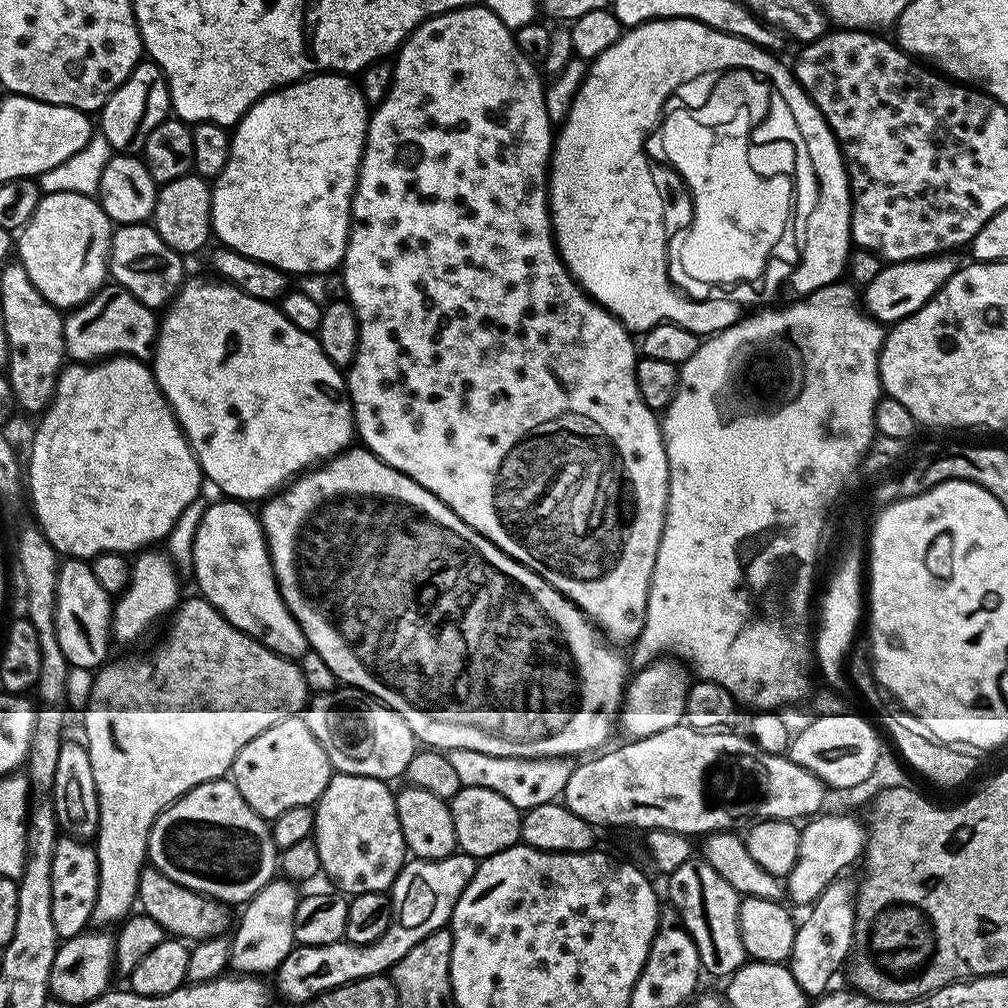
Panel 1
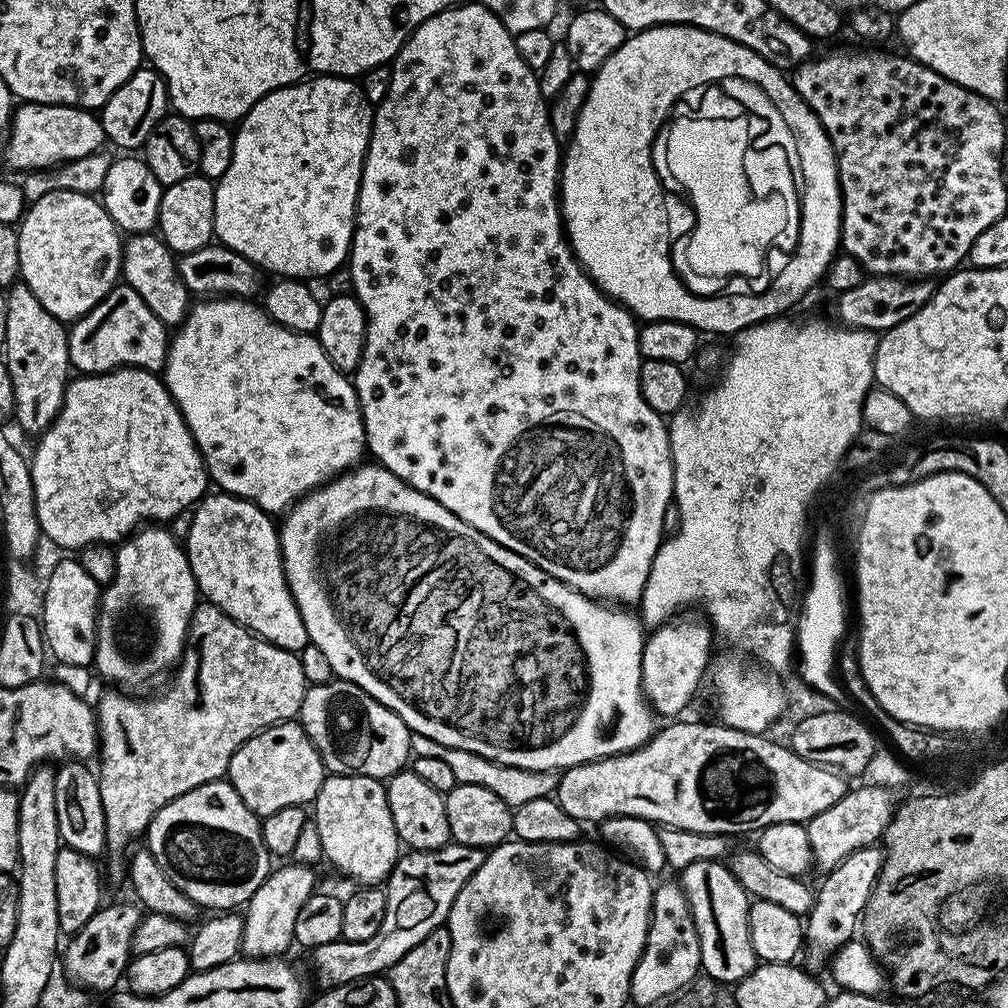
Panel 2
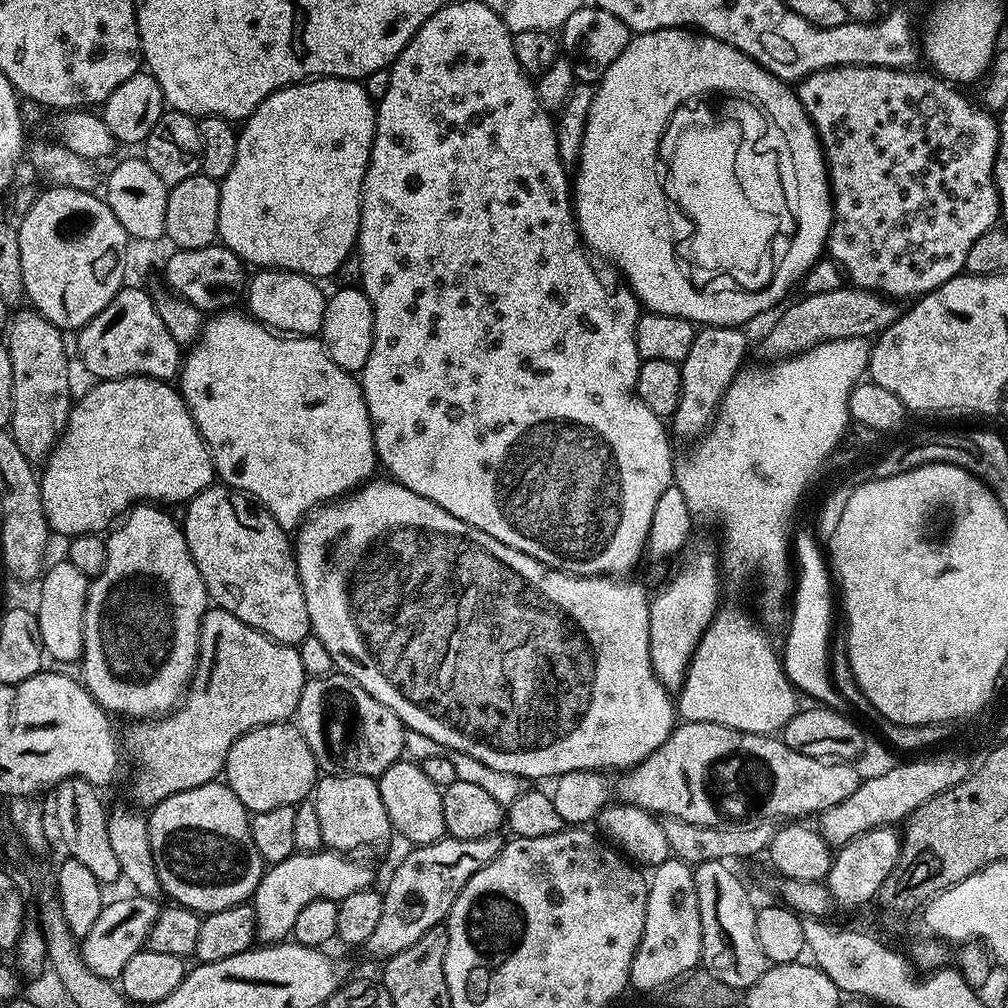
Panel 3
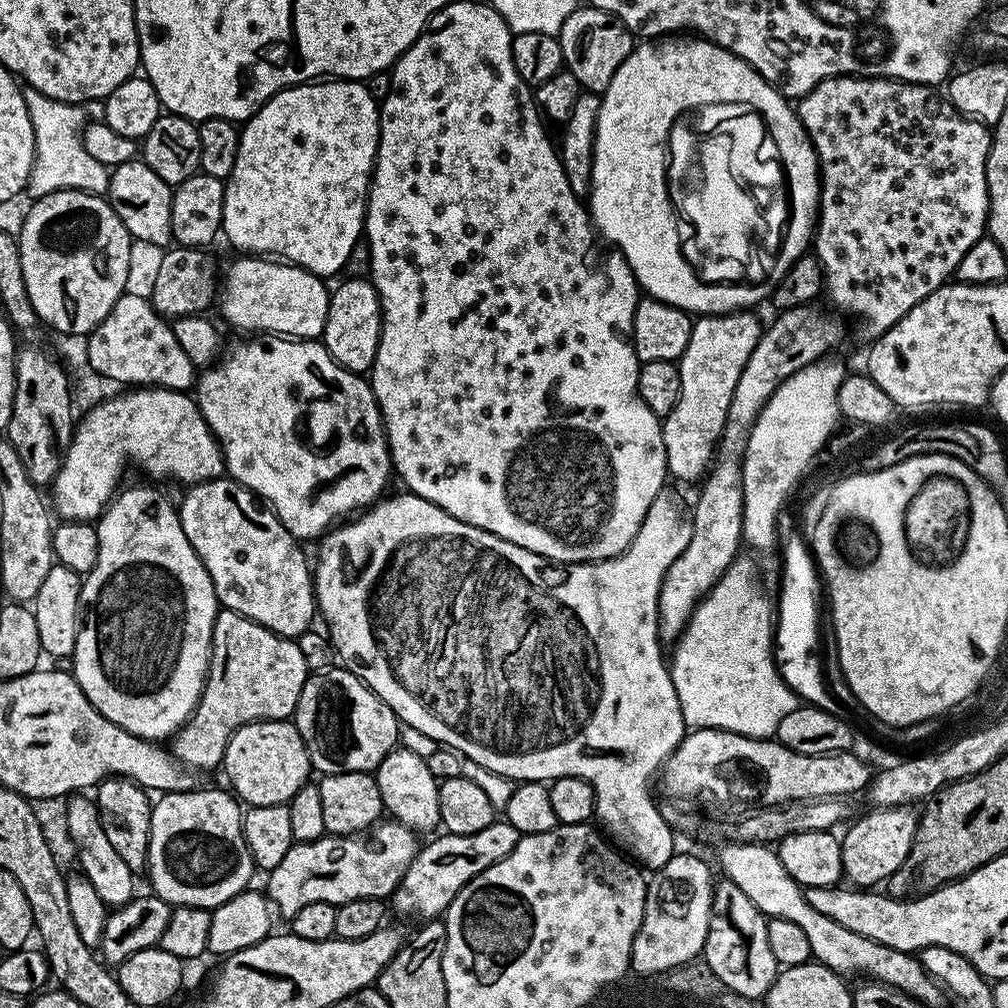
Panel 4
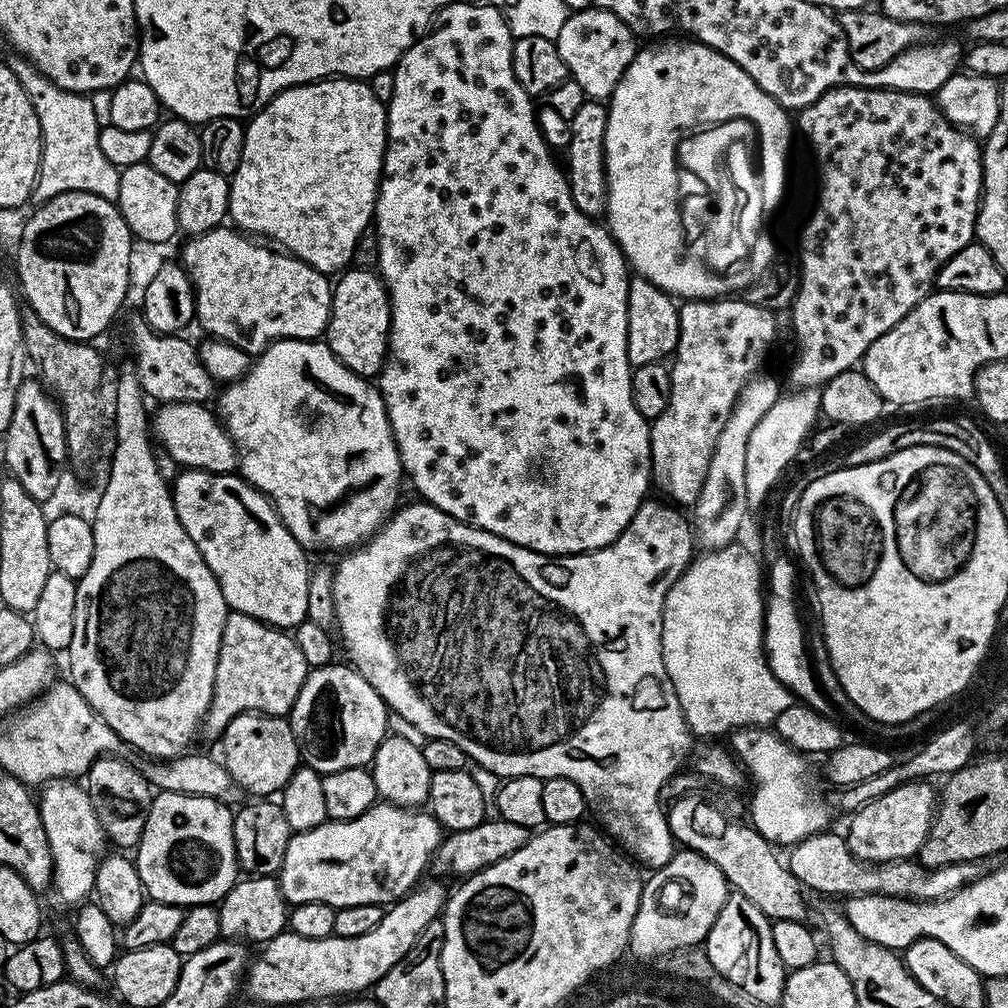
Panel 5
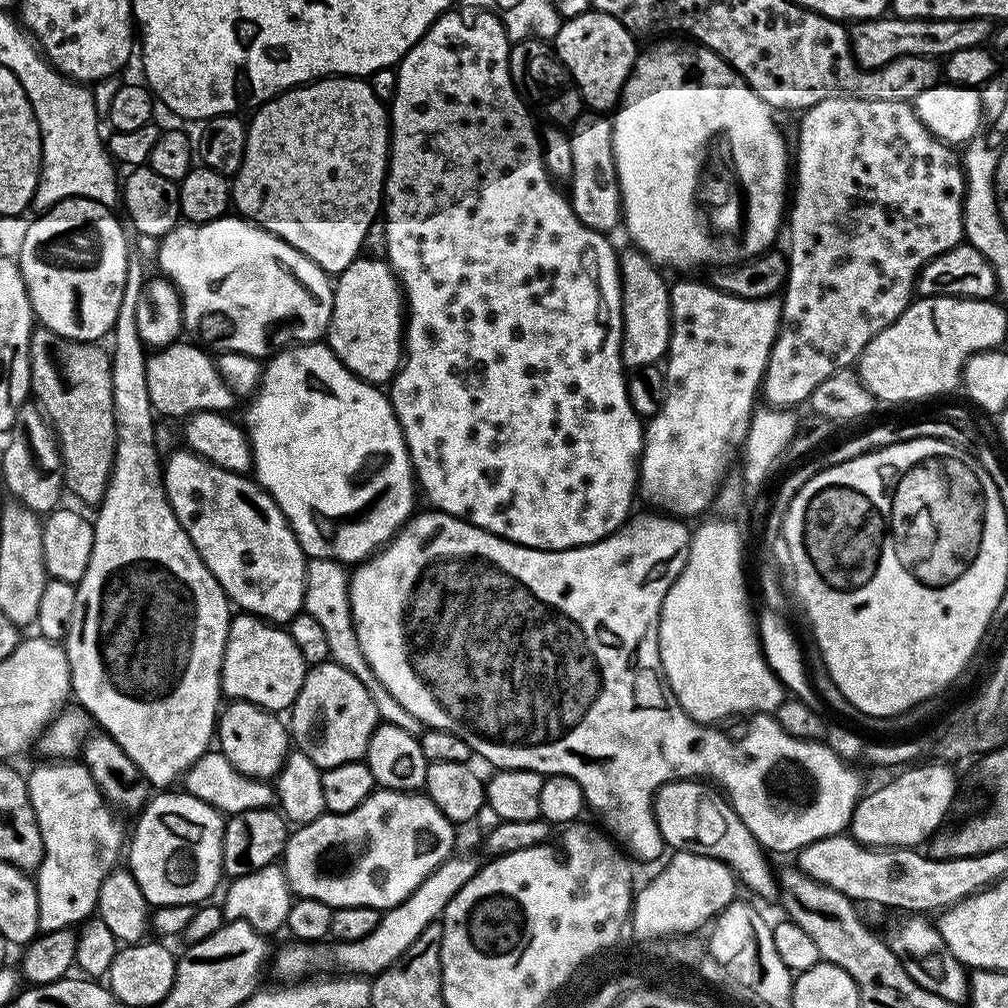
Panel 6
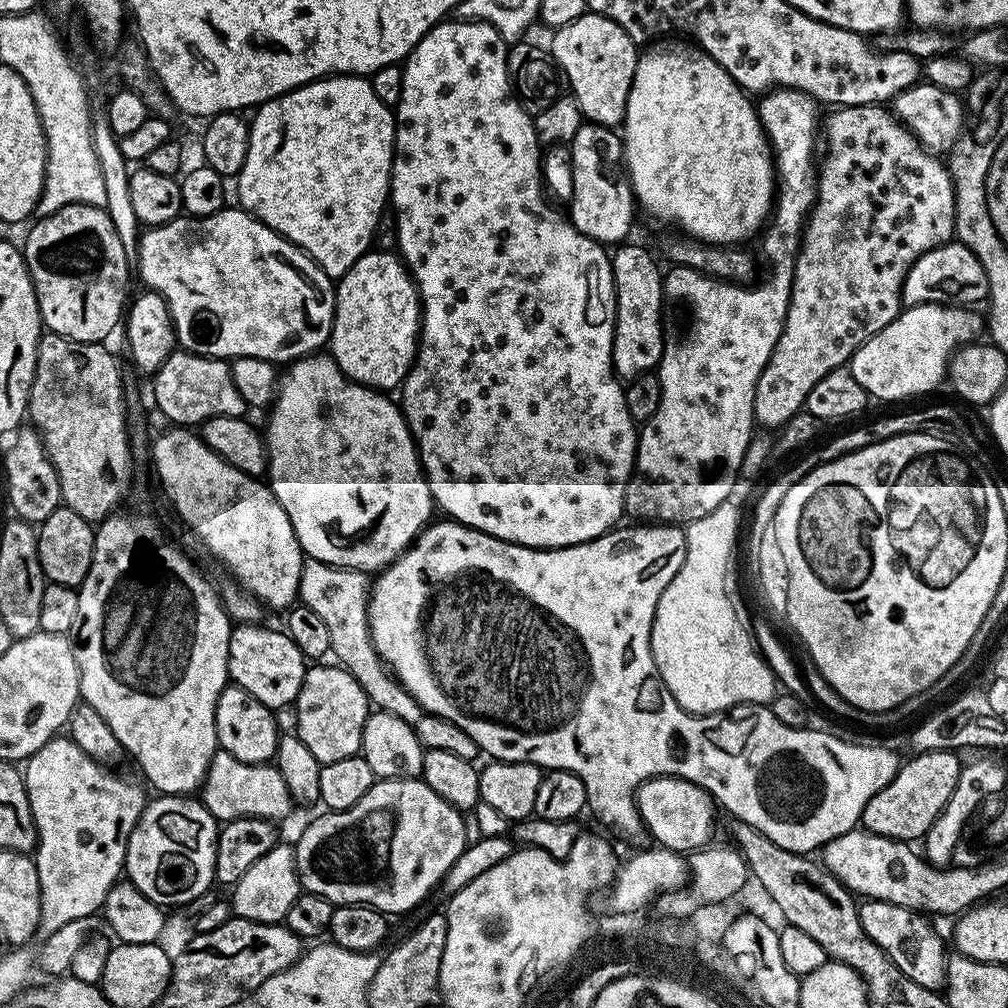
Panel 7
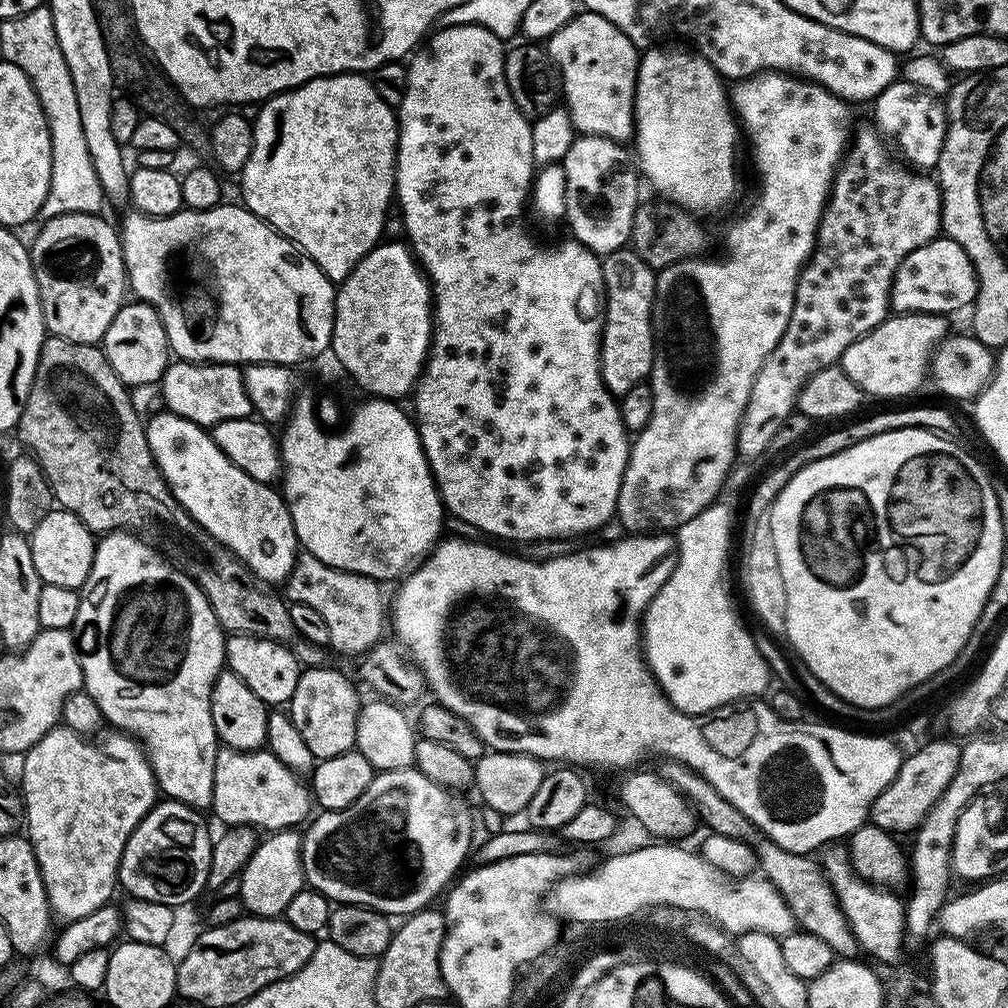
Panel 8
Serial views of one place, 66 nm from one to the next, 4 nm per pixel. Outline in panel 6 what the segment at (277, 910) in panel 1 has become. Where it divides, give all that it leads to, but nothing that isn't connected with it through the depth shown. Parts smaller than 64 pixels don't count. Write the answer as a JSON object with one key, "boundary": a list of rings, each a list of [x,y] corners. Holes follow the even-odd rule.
{"boundary":[[[380,788],[372,791],[354,810],[349,812],[328,812],[319,816],[314,822],[299,825],[288,837],[288,844],[284,847],[282,867],[288,879],[288,886],[297,897],[314,898],[318,902],[326,902],[333,909],[341,908],[342,906],[370,906],[371,908],[387,910],[398,906],[406,898],[410,898],[410,894],[414,894],[414,890],[418,890],[418,886],[422,886],[422,882],[428,875],[438,865],[443,864],[449,856],[453,855],[455,848],[452,847],[456,844],[456,832],[458,832],[457,825],[453,824],[450,818],[446,818],[446,814],[442,814],[442,810],[438,810],[438,806],[434,806],[432,799],[423,791],[399,792],[389,788]]]}

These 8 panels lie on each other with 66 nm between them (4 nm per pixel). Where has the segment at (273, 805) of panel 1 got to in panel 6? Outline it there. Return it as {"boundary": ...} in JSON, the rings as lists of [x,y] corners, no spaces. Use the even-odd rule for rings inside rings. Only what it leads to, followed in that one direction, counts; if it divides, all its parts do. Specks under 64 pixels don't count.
{"boundary":[[[245,700],[225,703],[219,713],[214,733],[219,751],[223,752],[225,758],[242,774],[271,781],[282,770],[290,751],[290,732],[285,721],[283,724],[280,719],[281,717],[277,713]]]}

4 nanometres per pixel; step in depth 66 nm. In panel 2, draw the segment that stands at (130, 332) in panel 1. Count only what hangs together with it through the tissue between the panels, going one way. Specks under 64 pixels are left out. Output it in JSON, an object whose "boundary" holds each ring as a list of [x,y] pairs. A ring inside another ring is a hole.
{"boundary":[[[120,282],[108,291],[98,306],[94,306],[94,310],[68,328],[68,363],[80,374],[115,372],[126,367],[159,373],[168,360],[169,343],[169,325],[162,323],[154,310],[142,302],[138,290]]]}

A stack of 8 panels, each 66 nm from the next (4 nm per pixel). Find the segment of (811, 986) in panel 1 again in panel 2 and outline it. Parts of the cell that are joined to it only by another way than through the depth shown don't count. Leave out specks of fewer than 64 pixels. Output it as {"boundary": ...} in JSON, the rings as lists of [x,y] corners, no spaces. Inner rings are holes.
{"boundary":[[[879,847],[854,850],[834,871],[827,873],[814,892],[812,908],[806,917],[806,956],[807,967],[817,970],[829,963],[841,946],[853,939],[858,928],[858,917],[868,905],[876,879],[884,865],[884,853]]]}

